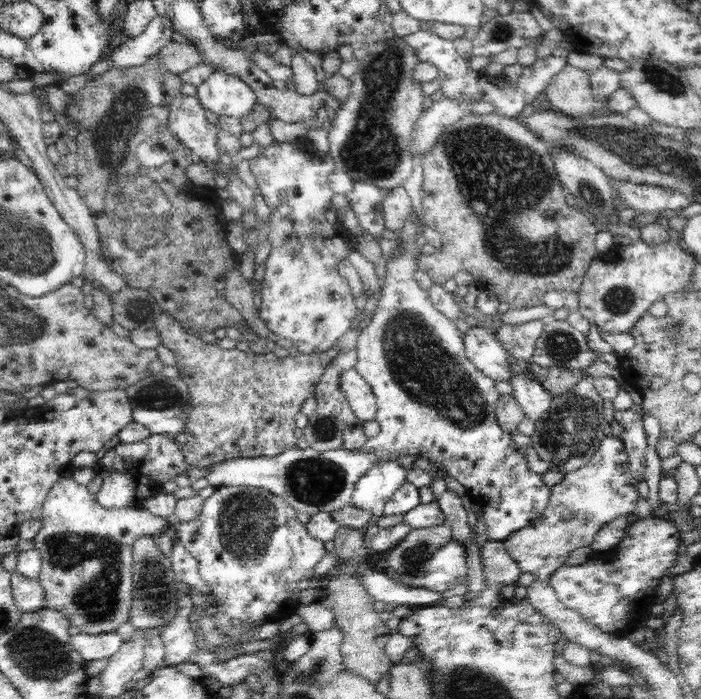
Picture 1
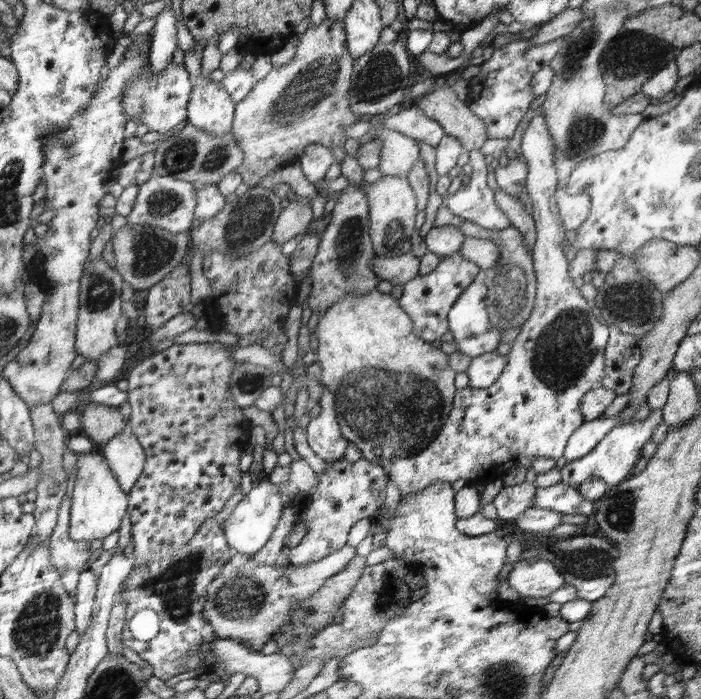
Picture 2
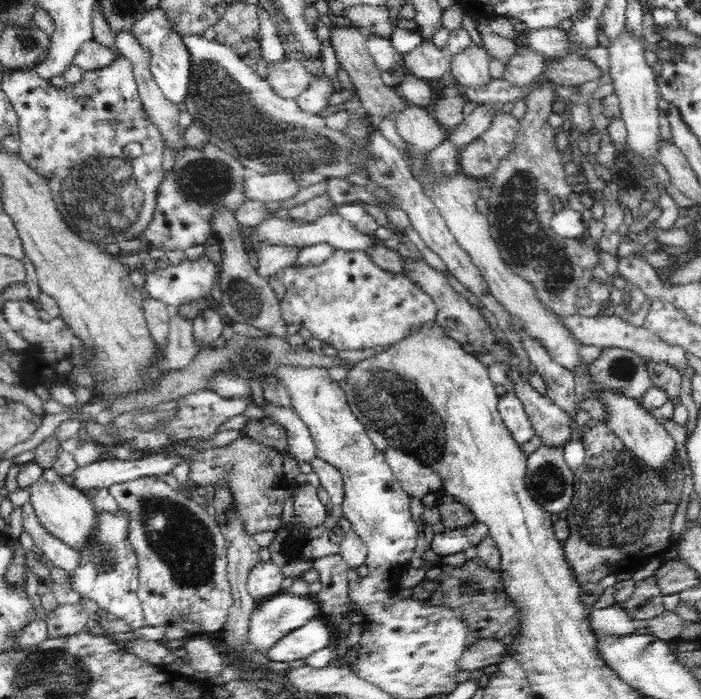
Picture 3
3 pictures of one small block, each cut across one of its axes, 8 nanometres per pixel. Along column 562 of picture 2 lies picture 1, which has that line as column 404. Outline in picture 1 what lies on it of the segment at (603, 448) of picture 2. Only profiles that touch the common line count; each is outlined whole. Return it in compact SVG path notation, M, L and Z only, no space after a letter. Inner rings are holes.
M386 461L368 469L357 481L350 504L368 511L374 520L381 517L385 504L405 482L407 470L397 461Z

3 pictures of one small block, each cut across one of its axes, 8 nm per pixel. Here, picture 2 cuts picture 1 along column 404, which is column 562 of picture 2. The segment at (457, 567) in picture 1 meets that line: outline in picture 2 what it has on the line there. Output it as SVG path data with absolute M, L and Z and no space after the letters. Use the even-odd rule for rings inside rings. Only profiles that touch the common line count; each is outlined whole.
M548 560L514 563L513 570L508 574L508 582L520 598L548 597L566 583L556 565Z

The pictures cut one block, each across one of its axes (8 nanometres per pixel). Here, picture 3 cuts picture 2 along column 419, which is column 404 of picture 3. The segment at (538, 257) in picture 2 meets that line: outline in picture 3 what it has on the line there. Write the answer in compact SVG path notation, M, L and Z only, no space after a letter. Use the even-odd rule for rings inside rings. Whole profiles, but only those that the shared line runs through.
M392 446L384 451L387 463L391 466L401 487L412 497L422 499L426 494L441 493L441 478L428 466L411 454L400 452Z

